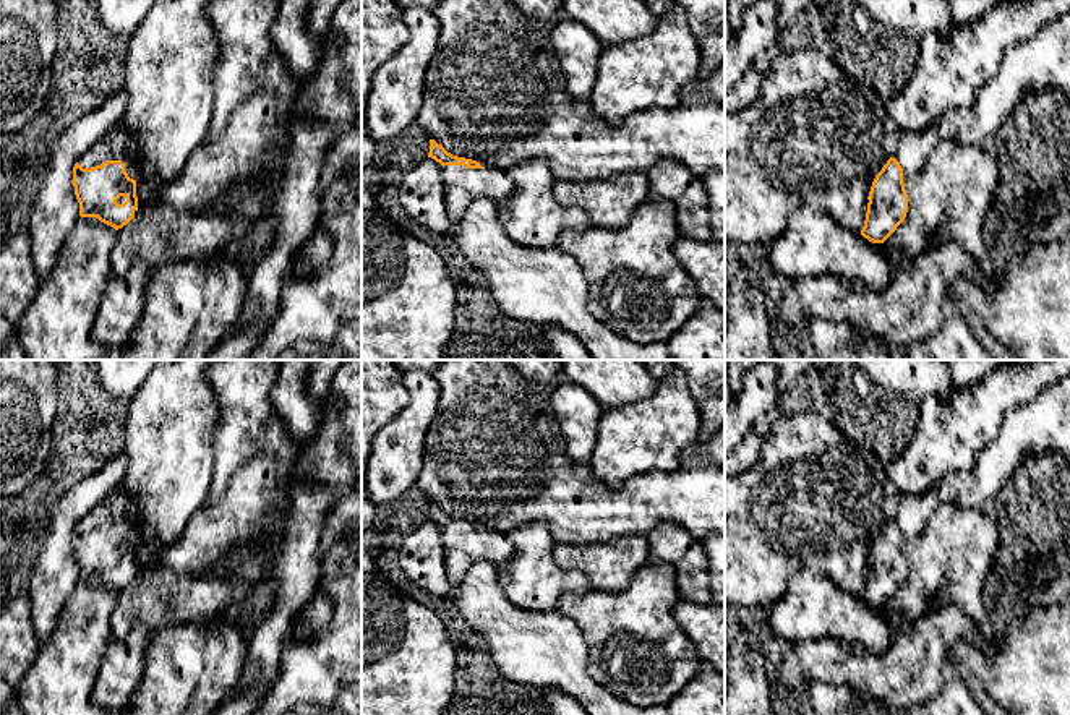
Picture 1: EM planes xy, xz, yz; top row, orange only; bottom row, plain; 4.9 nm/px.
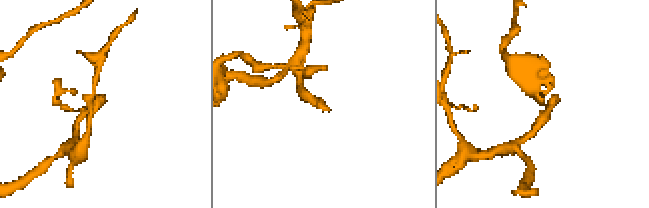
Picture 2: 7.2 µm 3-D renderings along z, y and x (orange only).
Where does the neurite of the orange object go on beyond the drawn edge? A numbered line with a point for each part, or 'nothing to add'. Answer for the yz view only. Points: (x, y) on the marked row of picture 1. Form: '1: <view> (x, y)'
1: yz (1040, 65)

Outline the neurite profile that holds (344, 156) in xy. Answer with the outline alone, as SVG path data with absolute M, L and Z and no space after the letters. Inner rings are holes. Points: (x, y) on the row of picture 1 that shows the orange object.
M362 117L331 144L321 172L321 193L342 175L362 193Z

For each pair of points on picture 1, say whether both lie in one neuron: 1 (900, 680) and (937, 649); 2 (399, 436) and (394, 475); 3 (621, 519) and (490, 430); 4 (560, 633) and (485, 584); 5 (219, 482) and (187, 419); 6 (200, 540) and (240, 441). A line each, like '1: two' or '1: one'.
1: one
2: one
3: one
4: one
5: two
6: two

